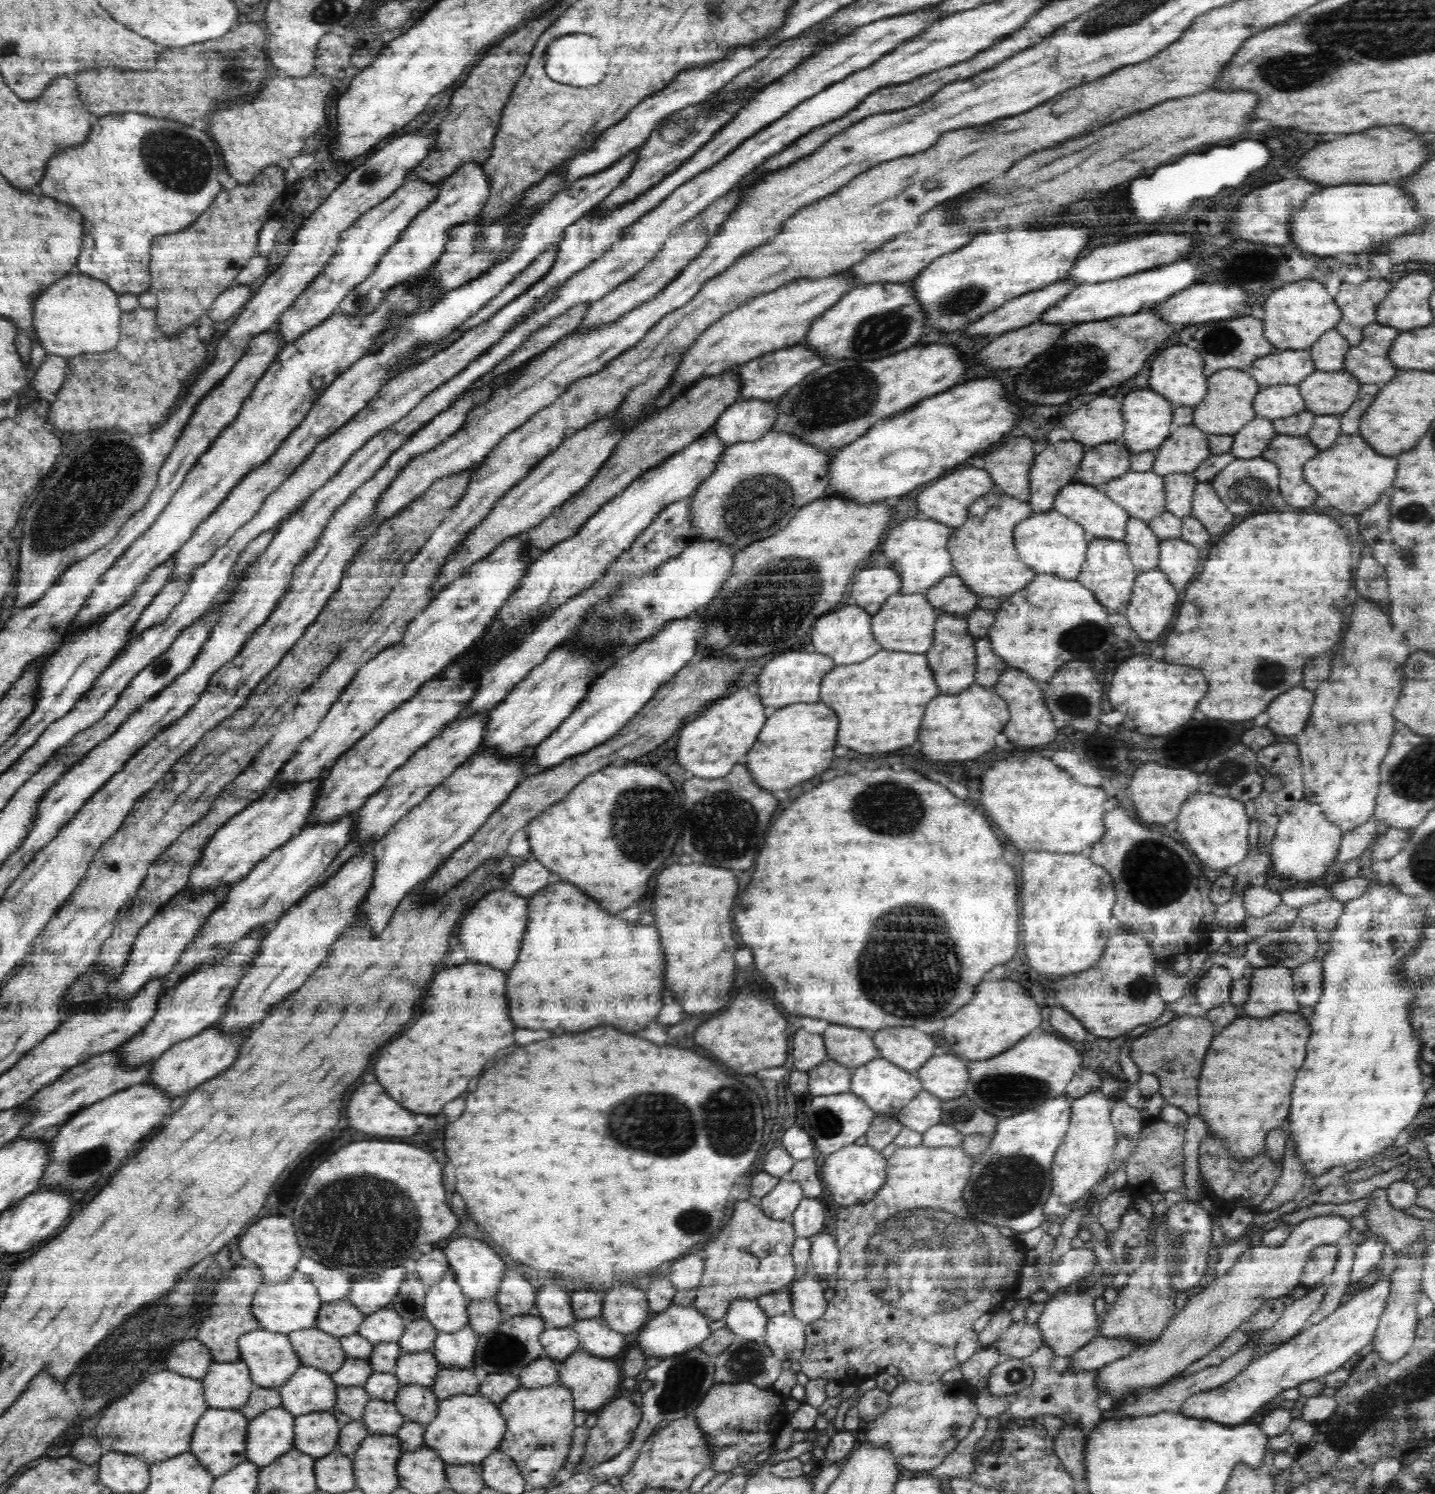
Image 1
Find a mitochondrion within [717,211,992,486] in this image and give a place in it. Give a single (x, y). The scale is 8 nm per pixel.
(847, 395)

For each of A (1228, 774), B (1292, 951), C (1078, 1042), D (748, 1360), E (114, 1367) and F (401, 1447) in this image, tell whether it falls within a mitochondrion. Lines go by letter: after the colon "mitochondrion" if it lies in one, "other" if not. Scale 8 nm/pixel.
A: mitochondrion
B: mitochondrion
C: other
D: mitochondrion
E: mitochondrion
F: other

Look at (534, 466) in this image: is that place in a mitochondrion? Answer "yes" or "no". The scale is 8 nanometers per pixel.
no

